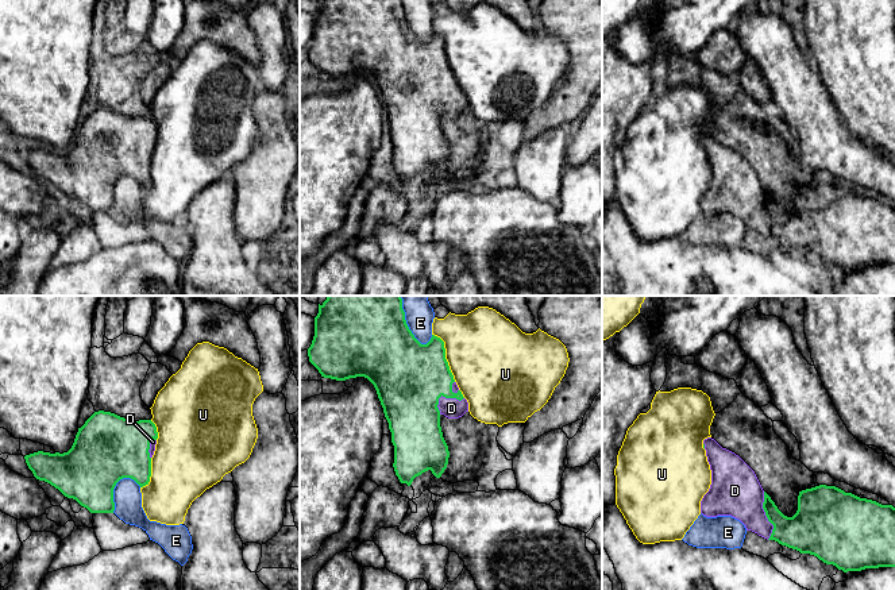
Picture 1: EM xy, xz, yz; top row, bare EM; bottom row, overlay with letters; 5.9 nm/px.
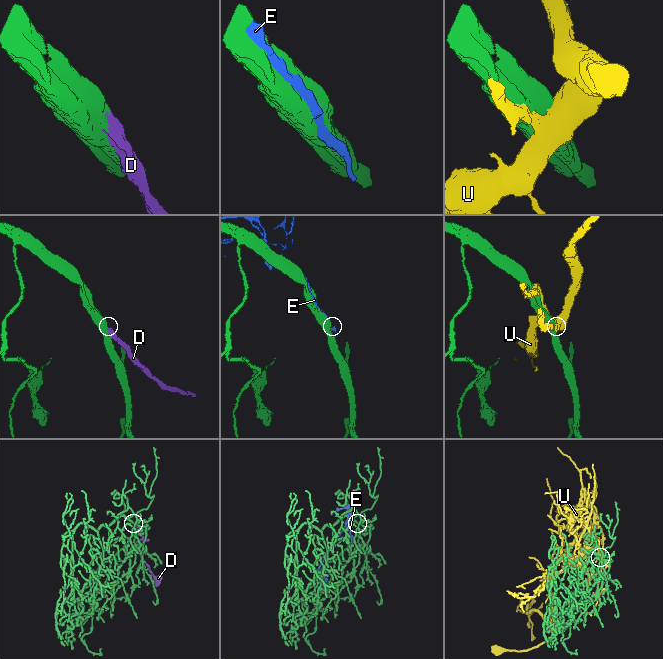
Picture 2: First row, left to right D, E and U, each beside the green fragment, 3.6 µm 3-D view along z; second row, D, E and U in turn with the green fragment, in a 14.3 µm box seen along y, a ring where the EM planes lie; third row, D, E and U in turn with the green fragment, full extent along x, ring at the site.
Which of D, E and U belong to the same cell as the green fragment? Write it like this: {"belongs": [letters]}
{"belongs": ["D"]}

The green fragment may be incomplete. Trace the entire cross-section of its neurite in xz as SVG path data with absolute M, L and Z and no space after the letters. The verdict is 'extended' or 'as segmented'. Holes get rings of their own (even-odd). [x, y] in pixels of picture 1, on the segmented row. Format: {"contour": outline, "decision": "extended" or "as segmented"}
{"contour": "M328 296L321 305L319 304L319 313L315 317L315 336L310 347L308 348L308 356L309 362L319 370L319 373L324 378L346 381L350 378L364 377L374 385L381 405L383 408L385 417L389 423L389 429L391 432L391 443L394 446L393 467L401 483L406 483L408 486L410 486L416 477L421 475L428 470L431 470L436 478L441 477L448 464L450 451L443 437L440 416L444 414L448 419L459 419L466 412L468 412L468 402L459 390L450 370L448 362L445 359L444 342L440 338L432 335L431 340L427 344L421 344L414 338L405 320L401 296Z", "decision": "extended"}

